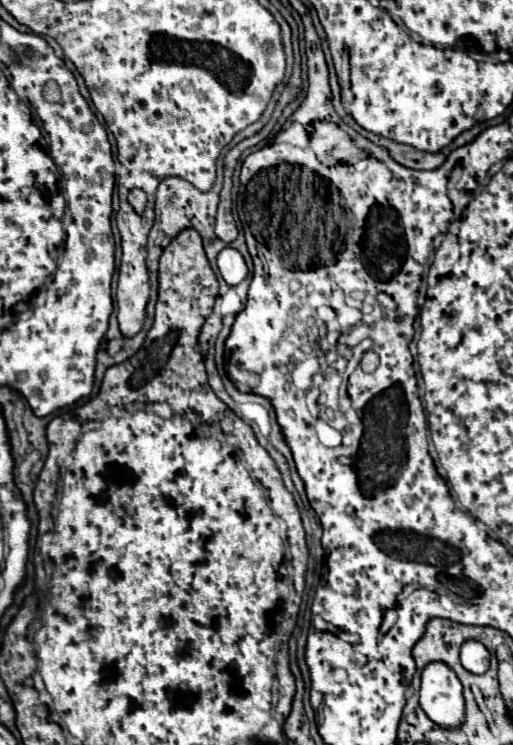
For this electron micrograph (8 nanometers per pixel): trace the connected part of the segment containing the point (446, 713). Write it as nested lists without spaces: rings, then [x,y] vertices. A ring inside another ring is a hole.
[[[430,662],[422,670],[420,706],[442,728],[458,728],[464,722],[462,684],[448,664]]]

